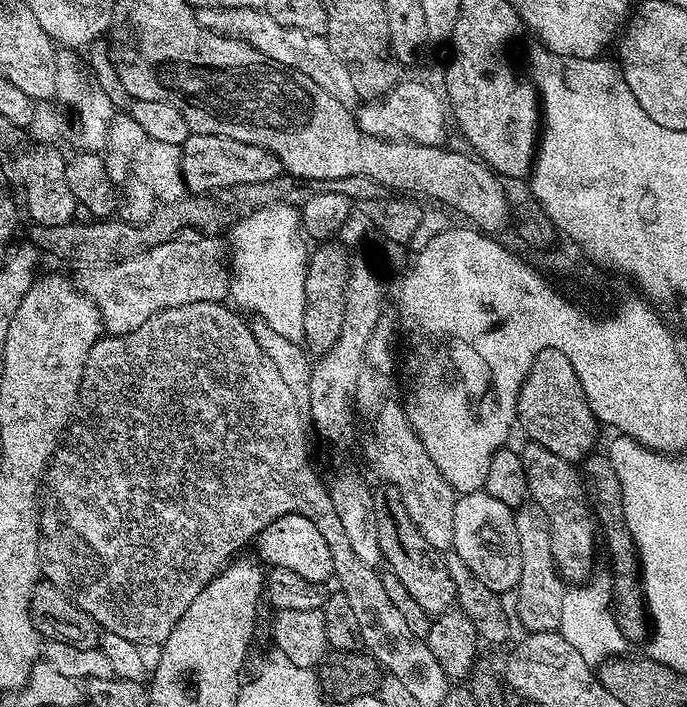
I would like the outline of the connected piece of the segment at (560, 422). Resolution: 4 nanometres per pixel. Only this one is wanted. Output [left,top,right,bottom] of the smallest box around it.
[516,348,598,461]

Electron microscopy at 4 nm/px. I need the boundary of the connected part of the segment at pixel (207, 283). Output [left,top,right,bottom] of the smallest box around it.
[78,235,230,336]

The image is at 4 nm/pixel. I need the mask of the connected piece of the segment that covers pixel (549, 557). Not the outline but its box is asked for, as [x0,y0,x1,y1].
[514,502,566,633]

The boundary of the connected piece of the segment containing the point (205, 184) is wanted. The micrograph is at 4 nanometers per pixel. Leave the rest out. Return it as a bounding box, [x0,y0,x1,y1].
[179,134,281,194]

